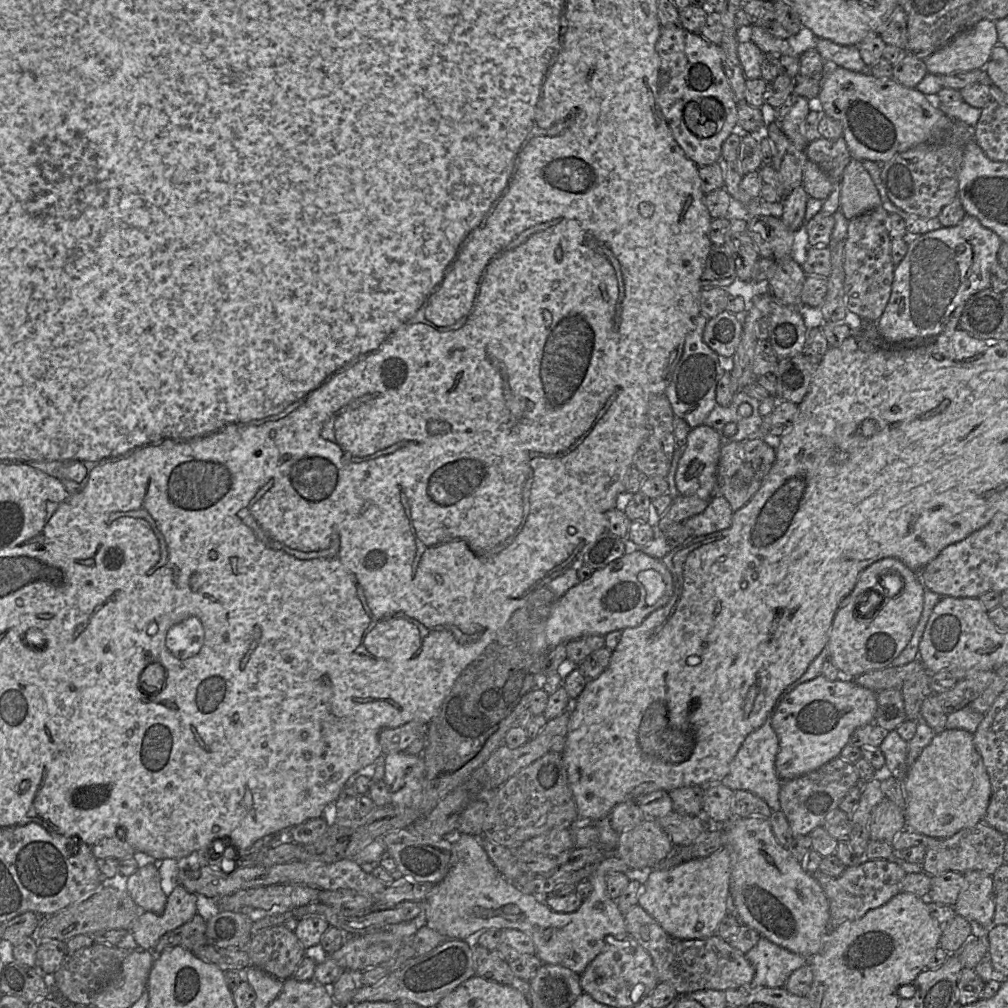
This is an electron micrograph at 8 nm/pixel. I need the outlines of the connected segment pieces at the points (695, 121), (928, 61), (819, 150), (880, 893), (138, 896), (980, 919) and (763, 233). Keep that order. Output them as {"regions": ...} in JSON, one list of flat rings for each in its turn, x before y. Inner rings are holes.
{"regions":[[[701,98,697,102,689,102,684,109,684,121,687,128,698,138,709,138,718,133,726,119,726,111,721,102,714,98]],[[984,18,926,58,924,61,927,72,950,75,982,70,997,44,995,22]],[[844,138,825,139,810,142,805,149,808,160,817,164,832,181,841,181,844,169,852,159]],[[864,859,856,866,846,867,844,872,837,876,829,876,817,871,813,873,823,889,830,905,830,929,843,924,846,921,856,920,864,916,869,910,878,908,887,903,891,898,902,891,902,881,905,878,906,872,894,861,886,859,868,860]],[[153,864,138,868,125,879,125,888,141,909,161,915,167,896,161,889,161,877]],[[980,870,967,871,963,875,963,887,954,905,956,914,969,921,976,921,984,927,993,926,993,877]],[[756,216,747,222,748,232,760,258,781,260,791,256,794,233,773,216]]]}

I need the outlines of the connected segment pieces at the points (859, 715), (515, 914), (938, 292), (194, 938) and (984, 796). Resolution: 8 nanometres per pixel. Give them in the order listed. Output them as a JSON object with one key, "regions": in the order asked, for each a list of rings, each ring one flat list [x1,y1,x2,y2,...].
{"regions":[[[819,676,803,682,780,701,772,727,779,738,775,766,782,781,792,780,840,756,850,736,860,726,875,723,877,692,858,685,853,679,830,681]],[[454,831,444,837,452,839,451,866,444,879,433,885,425,901,423,901,424,925,436,930,447,939,465,940,471,934,491,928,518,929,528,934,535,946,535,954,542,963,560,965,581,975,588,964,603,950,606,937,612,936,623,940,629,936,624,915,616,901,607,892,606,875,596,873,589,877,592,884,591,894,574,912,563,913,552,910,542,899,547,896,535,896,523,893,509,882,490,861,478,837,459,834]],[[967,214,956,226,942,226,909,238,907,252,894,269,888,303,877,321,881,337,888,343,897,343,959,329,959,318,967,300,990,288,991,268,997,262,1001,244,995,232]],[[196,914,185,924,162,935,148,951,154,960,164,949,169,947,179,946,189,951,195,951,207,944,205,931,206,921]],[[964,729,937,733,908,768,902,780,905,829,945,839,983,821,992,797,990,778,974,745,974,734]]]}

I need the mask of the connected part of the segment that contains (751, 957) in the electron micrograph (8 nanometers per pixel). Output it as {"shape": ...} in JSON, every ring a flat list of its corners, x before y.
{"shape":[[765,937,747,953,746,959,755,969,751,991,759,988,782,988,789,976,808,963,805,957,793,953]]}

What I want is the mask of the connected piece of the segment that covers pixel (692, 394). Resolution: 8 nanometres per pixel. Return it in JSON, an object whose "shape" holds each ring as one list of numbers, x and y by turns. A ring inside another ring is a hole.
{"shape":[[704,315,697,317,695,328,685,339,682,356,665,390,674,415,685,420,691,429,703,424,708,414,717,405,716,386,725,373,725,360,728,360,717,355,704,342,703,332,707,320]]}

